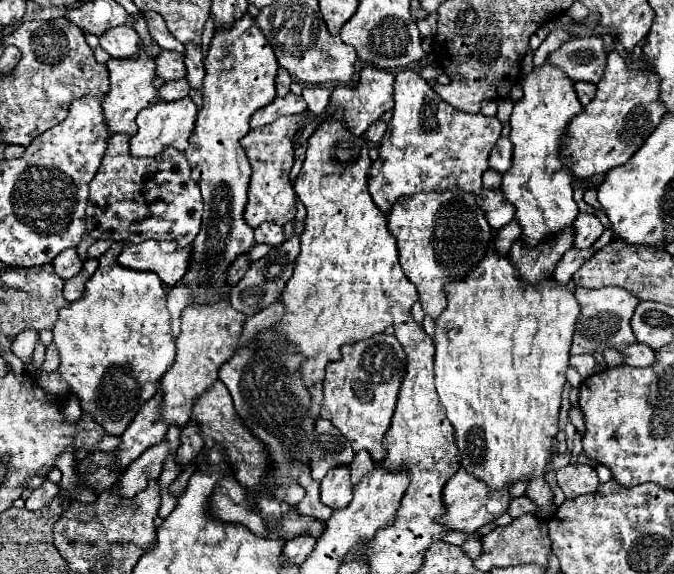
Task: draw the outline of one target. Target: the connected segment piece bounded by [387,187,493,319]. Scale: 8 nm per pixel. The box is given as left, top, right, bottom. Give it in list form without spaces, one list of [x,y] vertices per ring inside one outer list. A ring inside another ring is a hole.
[[[451,187],[443,193],[423,191],[411,195],[411,199],[401,199],[391,207],[387,225],[397,239],[401,269],[409,281],[415,283],[425,315],[433,319],[447,307],[443,287],[463,279],[463,275],[483,259],[493,231],[481,207],[475,203],[475,195],[459,191],[459,187]]]

